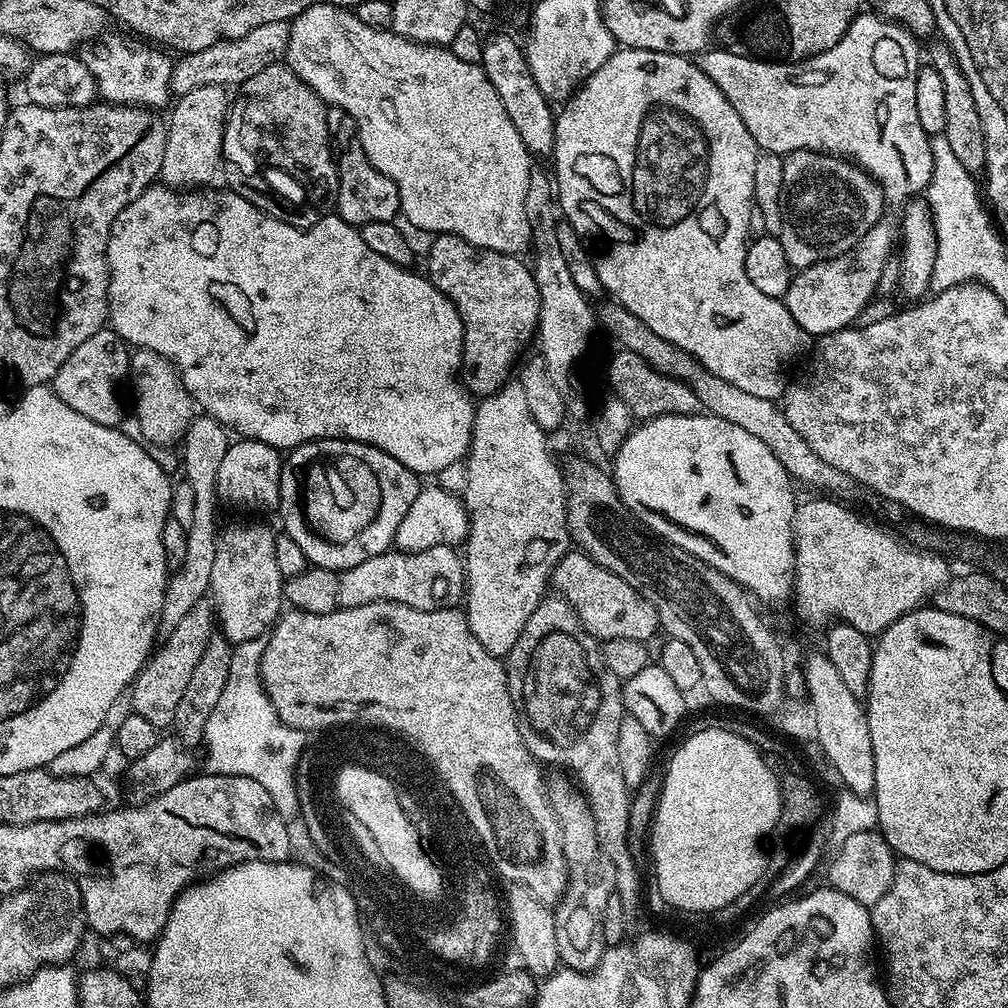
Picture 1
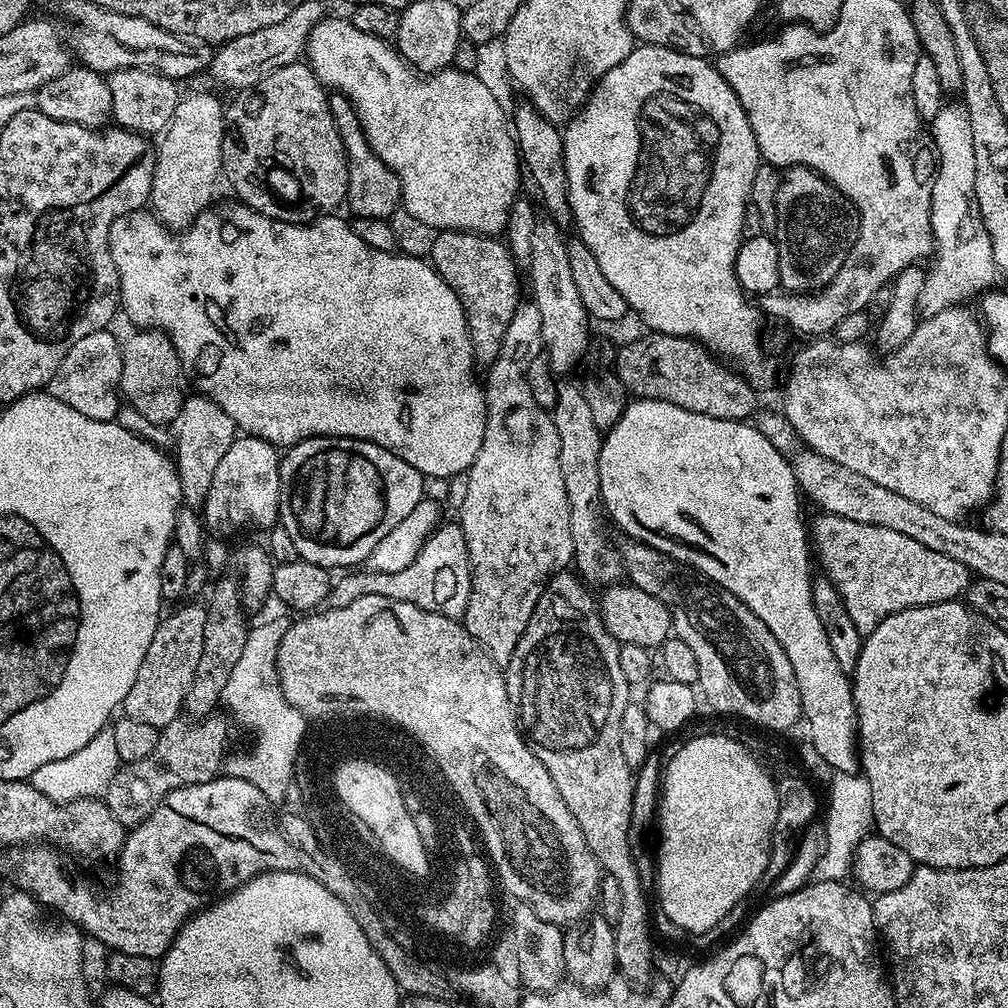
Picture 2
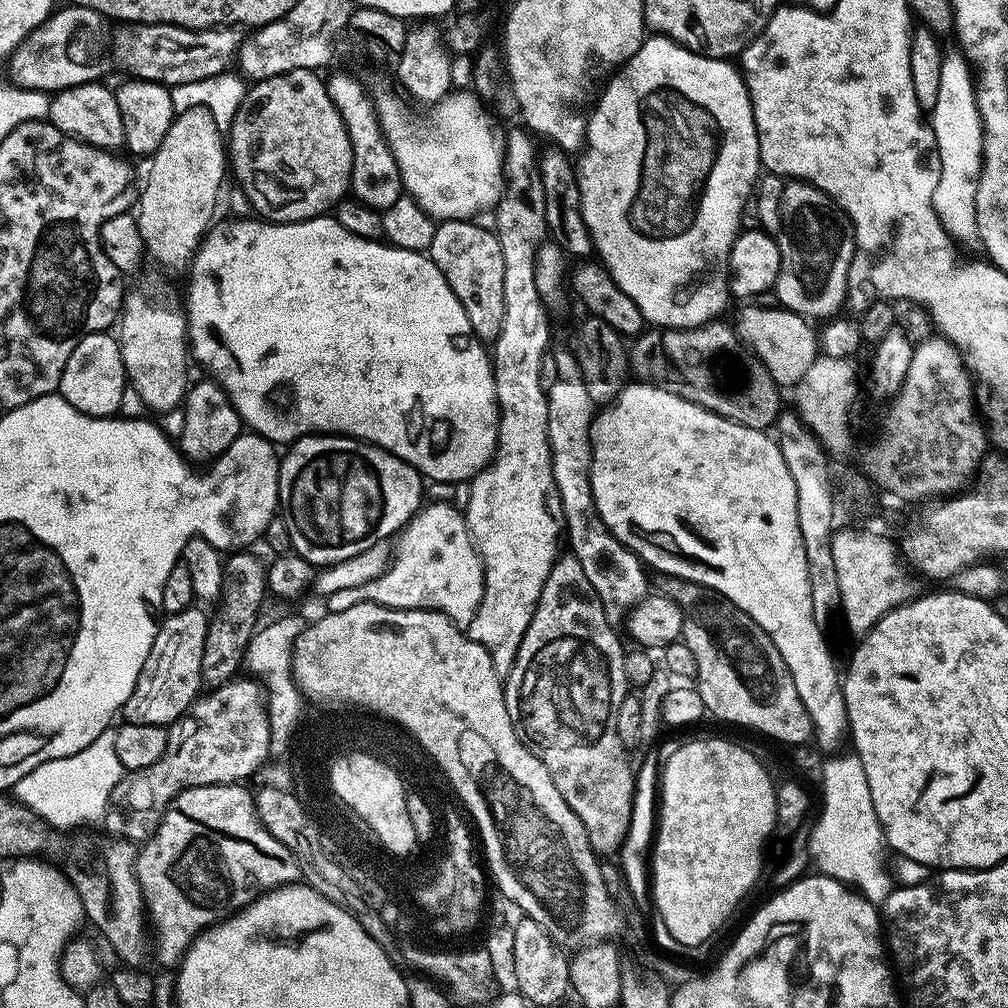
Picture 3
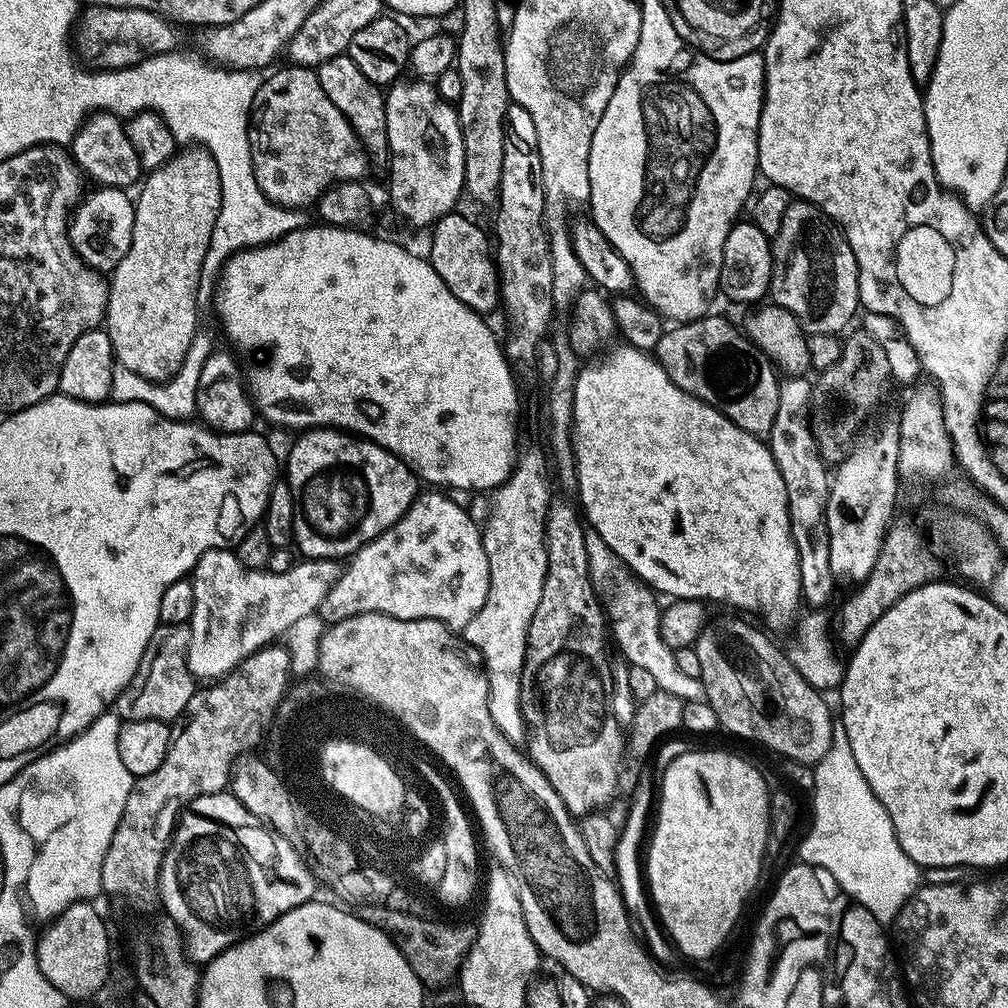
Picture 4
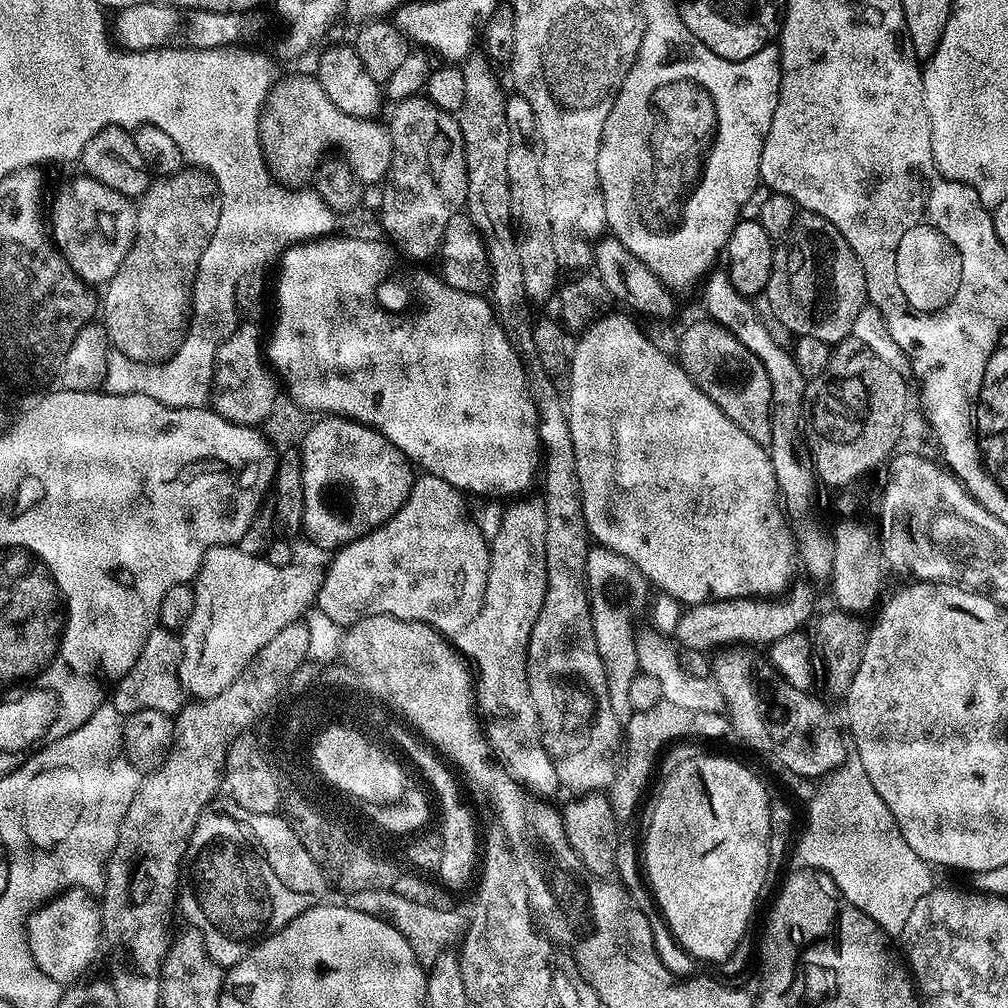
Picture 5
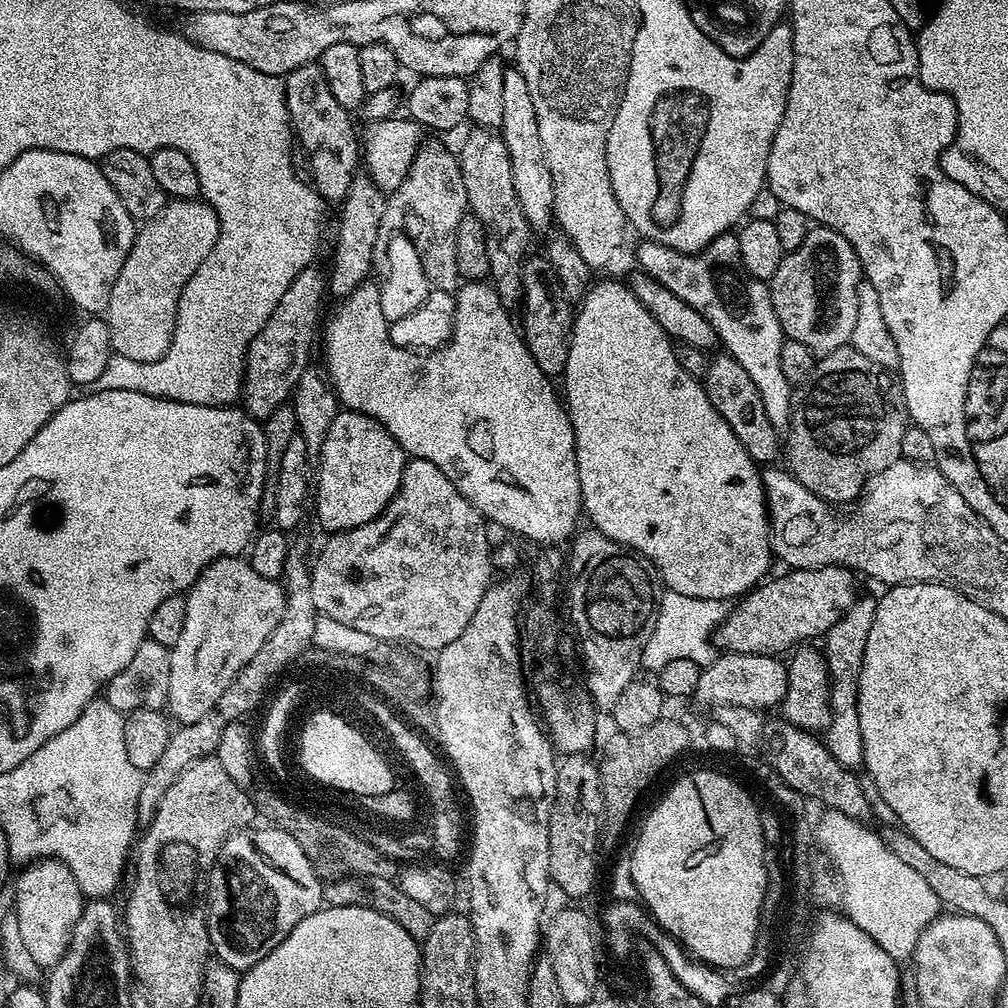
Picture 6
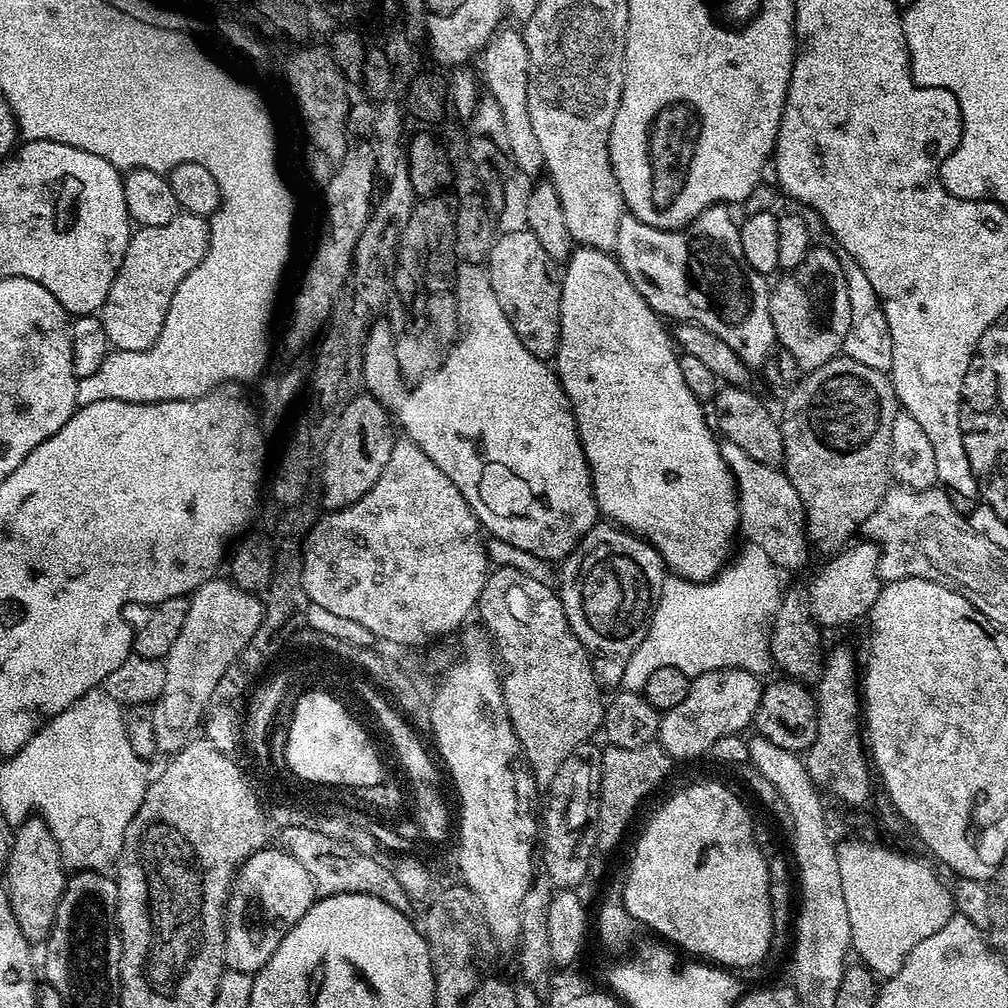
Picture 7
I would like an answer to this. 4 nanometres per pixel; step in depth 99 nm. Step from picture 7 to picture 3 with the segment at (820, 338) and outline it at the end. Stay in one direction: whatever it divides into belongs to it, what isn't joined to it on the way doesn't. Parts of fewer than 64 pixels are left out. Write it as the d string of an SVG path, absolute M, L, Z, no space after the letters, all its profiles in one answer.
M794 180L785 183L782 190L782 210L780 211L780 231L778 233L778 243L780 245L780 269L778 270L778 278L776 279L776 287L774 295L777 296L779 307L786 308L796 312L798 315L807 318L809 321L819 322L827 321L829 318L835 317L836 312L841 307L845 307L848 299L848 275L850 274L850 266L852 265L853 256L857 255L856 237L852 234L852 225L847 216L832 203L832 200L824 193L814 187L812 184L805 184L802 180Z

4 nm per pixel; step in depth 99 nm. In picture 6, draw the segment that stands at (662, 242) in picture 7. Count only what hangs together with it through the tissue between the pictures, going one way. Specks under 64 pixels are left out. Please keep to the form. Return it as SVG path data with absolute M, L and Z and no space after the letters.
M725 234L715 236L701 252L682 253L670 246L662 246L653 240L644 240L636 248L636 260L639 271L645 272L647 276L653 276L658 283L666 286L670 294L678 294L682 302L694 306L710 326L714 326L717 341L725 344L727 355L734 359L750 374L754 386L758 386L760 397L764 399L766 418L770 418L770 426L778 430L787 429L792 417L792 397L794 386L787 380L782 372L781 353L786 339L782 326L778 322L778 314L774 314L774 302L768 289L768 284L763 280L754 278L744 268L742 254L738 250L738 235Z

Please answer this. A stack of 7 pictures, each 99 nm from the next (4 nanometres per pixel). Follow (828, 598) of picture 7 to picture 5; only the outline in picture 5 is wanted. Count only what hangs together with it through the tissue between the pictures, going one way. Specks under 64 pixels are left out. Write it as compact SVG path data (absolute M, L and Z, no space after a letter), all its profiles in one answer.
M793 583L788 591L775 598L757 598L755 596L739 596L733 600L711 599L707 604L694 604L685 607L680 613L680 621L676 623L674 640L681 649L689 648L699 652L711 653L725 646L771 646L790 634L801 631L808 619L813 619L812 611L816 608L816 592L813 585Z

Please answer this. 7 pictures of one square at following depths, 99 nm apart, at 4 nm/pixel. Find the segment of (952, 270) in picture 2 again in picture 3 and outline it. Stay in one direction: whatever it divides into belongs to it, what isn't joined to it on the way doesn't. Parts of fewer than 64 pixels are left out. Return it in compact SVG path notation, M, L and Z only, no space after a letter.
M949 51L944 57L942 82L938 85L938 102L930 113L930 127L940 155L940 181L934 190L932 205L945 230L954 240L963 242L977 239L976 191L980 171L984 166L985 133L979 106L976 104L977 85L974 83L973 69L969 61L957 52Z

